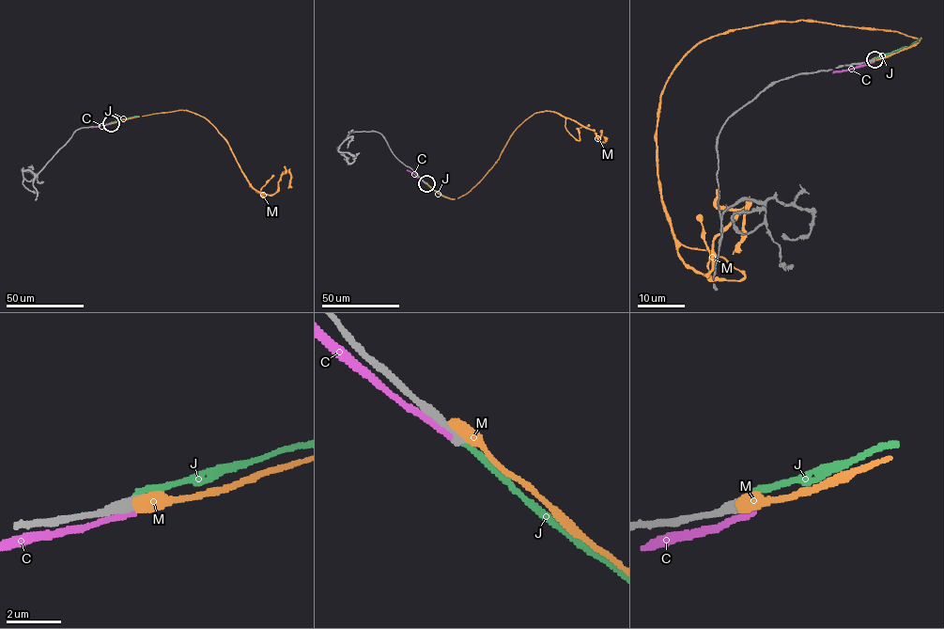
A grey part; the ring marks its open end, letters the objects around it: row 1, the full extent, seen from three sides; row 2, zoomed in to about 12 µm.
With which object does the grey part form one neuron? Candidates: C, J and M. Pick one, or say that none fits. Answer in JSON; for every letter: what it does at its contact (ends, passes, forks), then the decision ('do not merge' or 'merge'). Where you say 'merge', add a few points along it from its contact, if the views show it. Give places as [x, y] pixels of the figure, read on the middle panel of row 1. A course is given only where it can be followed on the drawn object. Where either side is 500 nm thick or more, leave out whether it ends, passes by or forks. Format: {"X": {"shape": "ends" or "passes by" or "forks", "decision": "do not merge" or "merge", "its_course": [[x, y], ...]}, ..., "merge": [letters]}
{"C": {"decision": "do not merge"}, "J": {"shape": "ends", "decision": "do not merge"}, "M": {"decision": "do not merge"}, "merge": []}

